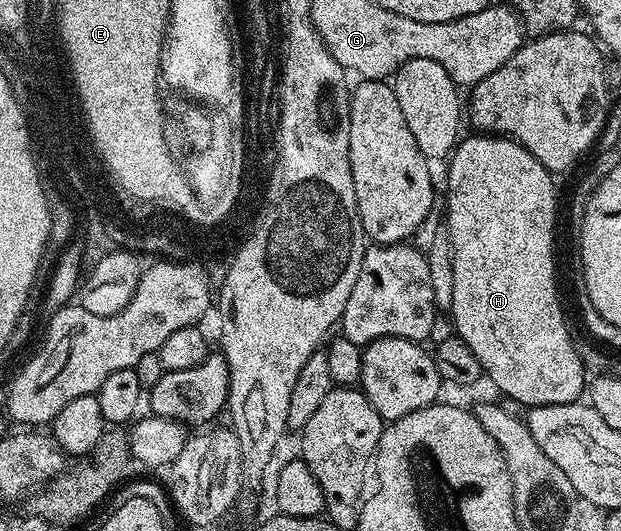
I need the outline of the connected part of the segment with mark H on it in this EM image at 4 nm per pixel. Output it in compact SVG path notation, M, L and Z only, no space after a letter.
M472 135L466 139L458 140L456 148L453 149L451 156L448 158L449 164L449 210L445 213L444 224L449 231L449 242L453 248L453 270L455 271L454 297L451 308L451 320L456 336L463 339L463 343L467 343L467 347L471 347L471 351L475 351L475 359L479 359L481 368L486 378L493 380L493 385L501 393L506 393L513 401L518 401L524 407L532 407L535 405L571 405L578 400L577 397L586 392L587 389L587 372L581 365L580 356L577 354L576 347L573 345L572 335L570 333L570 322L565 320L562 312L558 312L557 300L553 294L553 280L559 276L559 273L551 273L551 263L547 263L547 259L531 259L531 159L535 159L535 155L531 155L531 151L527 151L517 141L512 141L509 137L498 137L496 135Z

